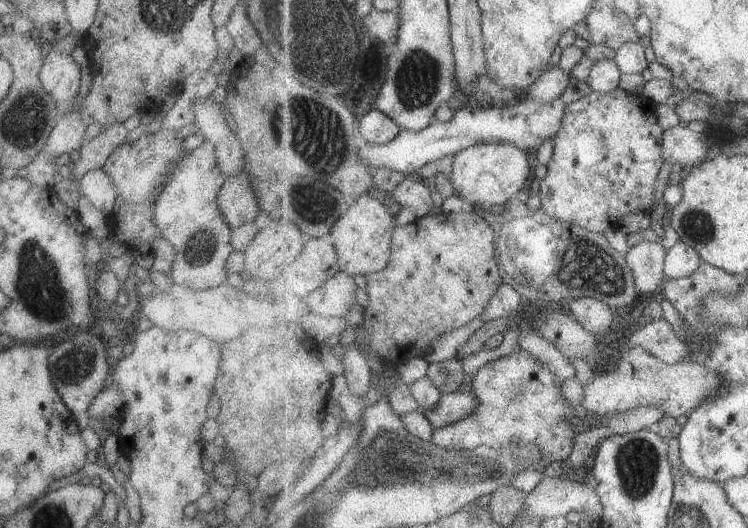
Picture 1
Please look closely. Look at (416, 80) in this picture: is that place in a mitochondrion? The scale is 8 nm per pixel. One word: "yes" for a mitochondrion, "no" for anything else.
yes

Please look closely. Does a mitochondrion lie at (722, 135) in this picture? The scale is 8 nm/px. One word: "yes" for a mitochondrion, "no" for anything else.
no

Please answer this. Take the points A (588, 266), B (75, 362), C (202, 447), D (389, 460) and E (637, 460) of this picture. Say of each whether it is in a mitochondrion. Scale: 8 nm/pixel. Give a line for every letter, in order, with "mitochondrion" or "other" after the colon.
A: mitochondrion
B: mitochondrion
C: other
D: mitochondrion
E: mitochondrion

